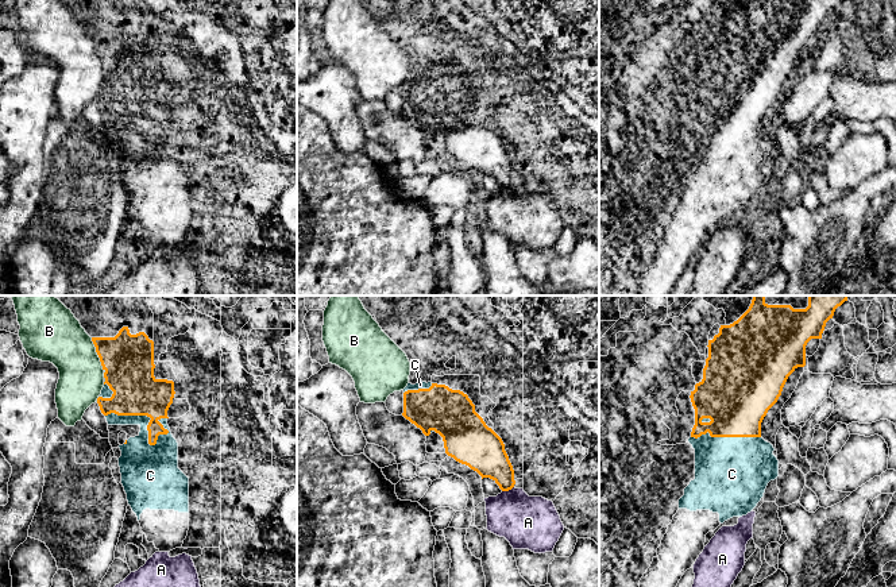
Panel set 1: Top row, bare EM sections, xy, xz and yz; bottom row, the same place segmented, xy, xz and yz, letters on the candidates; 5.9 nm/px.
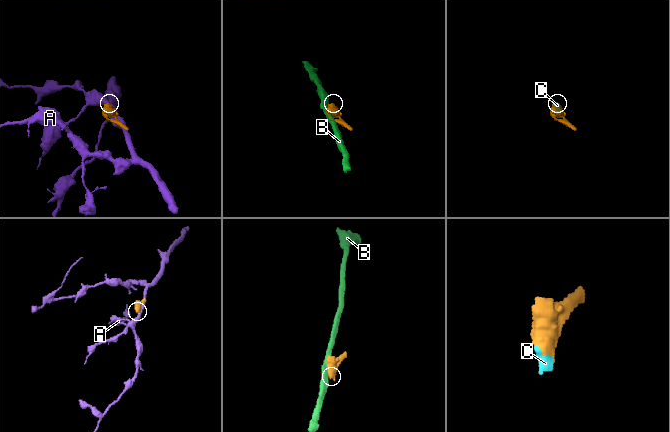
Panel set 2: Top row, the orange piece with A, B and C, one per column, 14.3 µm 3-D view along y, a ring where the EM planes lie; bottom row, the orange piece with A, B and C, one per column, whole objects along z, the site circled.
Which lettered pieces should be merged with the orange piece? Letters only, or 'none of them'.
C

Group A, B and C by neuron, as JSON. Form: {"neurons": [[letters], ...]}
{"neurons": [["A"], ["B"], ["C"]]}

